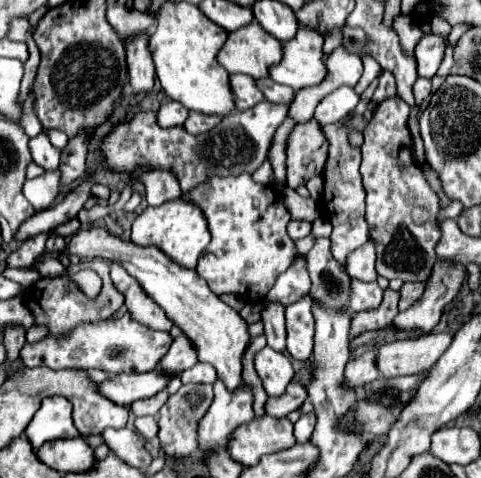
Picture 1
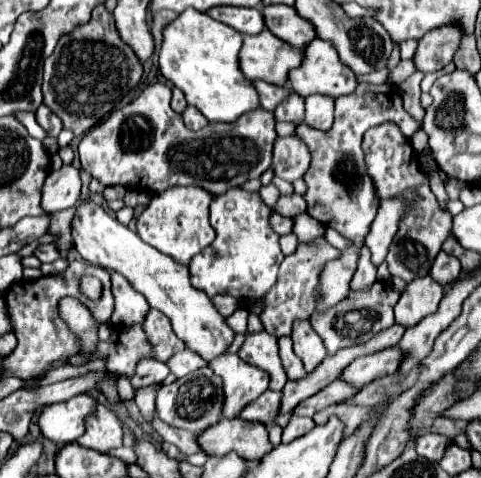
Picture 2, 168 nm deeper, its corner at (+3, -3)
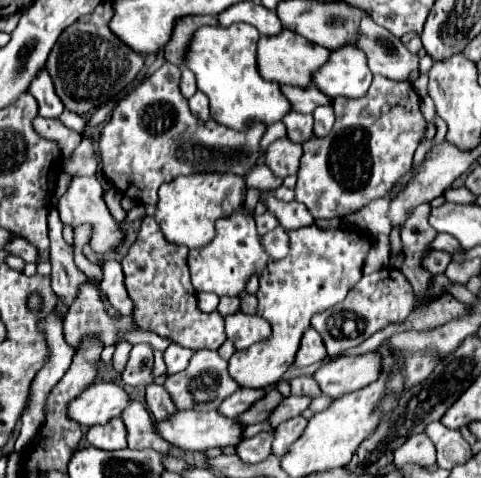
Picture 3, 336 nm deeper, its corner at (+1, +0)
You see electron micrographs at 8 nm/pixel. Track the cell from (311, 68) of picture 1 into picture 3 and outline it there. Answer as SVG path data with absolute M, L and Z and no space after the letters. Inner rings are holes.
M340 46L330 52L328 60L312 74L312 84L328 98L360 98L366 94L372 72L366 68L366 56L354 46Z

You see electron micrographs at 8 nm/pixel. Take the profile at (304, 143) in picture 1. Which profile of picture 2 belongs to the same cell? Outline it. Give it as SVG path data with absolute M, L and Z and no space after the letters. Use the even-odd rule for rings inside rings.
M298 135L276 139L272 159L272 171L276 177L292 183L296 179L302 179L308 167L310 167L310 153Z

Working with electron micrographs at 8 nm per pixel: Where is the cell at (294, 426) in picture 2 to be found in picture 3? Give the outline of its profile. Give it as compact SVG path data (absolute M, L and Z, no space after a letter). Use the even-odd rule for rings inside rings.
M296 416L296 418L290 418L282 424L278 424L274 428L274 442L272 442L272 452L276 456L282 456L282 452L286 452L286 448L298 440L298 436L304 432L308 420L304 416Z

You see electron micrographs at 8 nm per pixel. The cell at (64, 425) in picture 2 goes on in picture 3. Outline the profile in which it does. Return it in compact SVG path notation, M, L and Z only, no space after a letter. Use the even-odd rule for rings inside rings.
M94 382L78 398L68 402L66 416L84 428L90 428L120 416L126 402L128 394L122 386L112 382Z

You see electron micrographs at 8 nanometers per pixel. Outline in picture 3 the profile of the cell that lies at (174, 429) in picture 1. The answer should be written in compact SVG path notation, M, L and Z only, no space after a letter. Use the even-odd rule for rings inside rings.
M202 350L202 352L194 352L186 370L168 376L164 382L164 388L170 394L176 410L210 412L210 410L218 410L218 406L226 400L226 396L230 396L238 388L238 384L234 384L234 380L230 378L228 362L220 358L218 352Z

